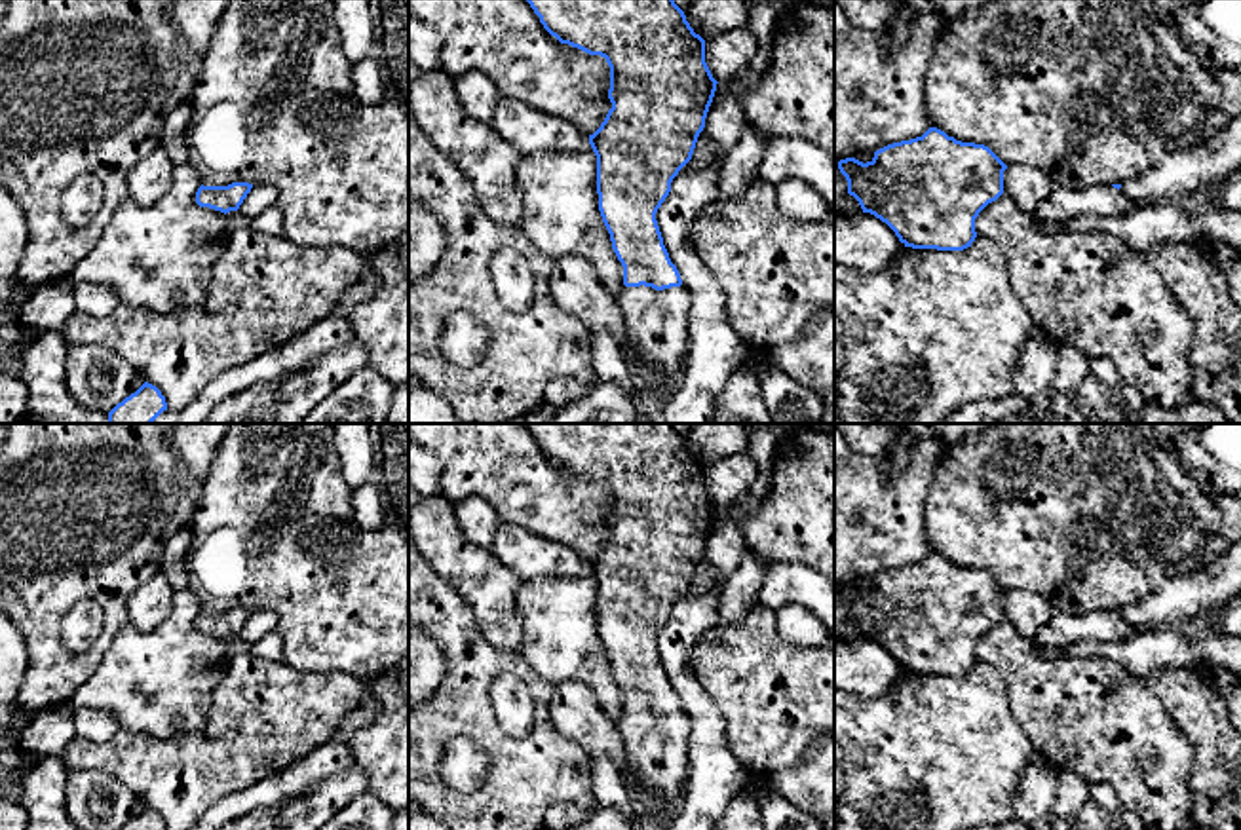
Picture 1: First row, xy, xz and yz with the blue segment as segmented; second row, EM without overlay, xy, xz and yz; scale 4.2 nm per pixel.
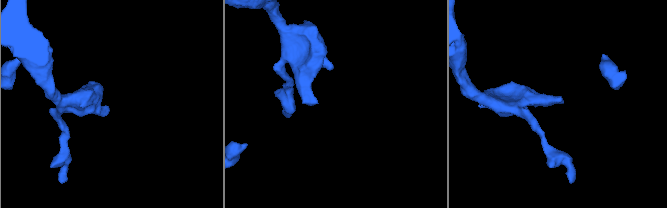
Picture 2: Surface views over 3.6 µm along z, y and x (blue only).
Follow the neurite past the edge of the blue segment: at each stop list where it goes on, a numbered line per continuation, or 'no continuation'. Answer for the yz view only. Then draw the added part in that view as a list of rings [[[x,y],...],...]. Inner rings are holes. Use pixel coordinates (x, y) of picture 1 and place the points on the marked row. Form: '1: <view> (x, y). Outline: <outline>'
1: yz (1200, 168). Outline: [[[1241,116],[1231,118],[1205,142],[1169,152],[1157,167],[1121,184],[1142,205],[1178,203],[1212,192],[1222,179],[1241,169]]]

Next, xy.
no continuation

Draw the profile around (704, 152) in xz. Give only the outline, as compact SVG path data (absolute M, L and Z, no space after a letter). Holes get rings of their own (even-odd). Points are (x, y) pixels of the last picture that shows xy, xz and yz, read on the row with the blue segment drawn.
M707 125L697 137L692 160L682 169L701 169L715 160L715 144L707 133Z

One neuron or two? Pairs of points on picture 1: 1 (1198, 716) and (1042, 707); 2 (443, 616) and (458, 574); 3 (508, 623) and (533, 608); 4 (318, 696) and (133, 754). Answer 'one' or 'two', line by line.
1: two
2: two
3: two
4: one

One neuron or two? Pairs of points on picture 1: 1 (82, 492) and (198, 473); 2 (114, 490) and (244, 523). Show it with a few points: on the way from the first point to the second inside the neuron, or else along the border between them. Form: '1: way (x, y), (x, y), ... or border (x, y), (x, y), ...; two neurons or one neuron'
1: border (170, 443), (187, 473), (200, 487); two neurons
2: border (202, 487), (190, 525); two neurons

